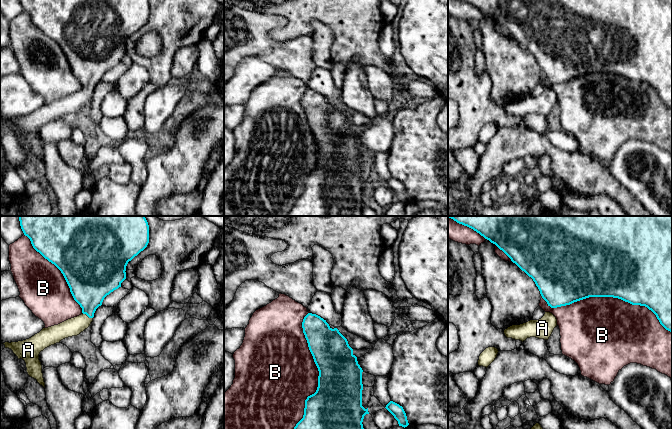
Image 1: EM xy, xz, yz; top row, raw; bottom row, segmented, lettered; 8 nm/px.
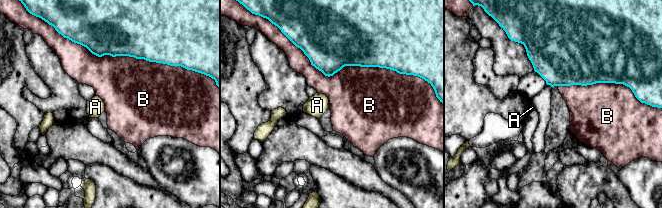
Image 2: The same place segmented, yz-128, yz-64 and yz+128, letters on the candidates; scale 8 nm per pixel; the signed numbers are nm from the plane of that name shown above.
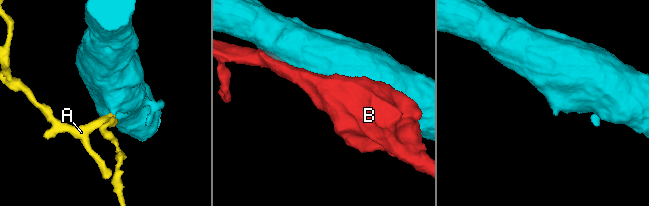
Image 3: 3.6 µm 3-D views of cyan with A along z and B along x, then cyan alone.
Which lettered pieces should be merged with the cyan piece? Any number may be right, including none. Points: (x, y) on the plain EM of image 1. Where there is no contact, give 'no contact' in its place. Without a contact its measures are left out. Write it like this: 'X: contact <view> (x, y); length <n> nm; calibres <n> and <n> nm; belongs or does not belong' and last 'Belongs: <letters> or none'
A: contact xy (87, 91); length 100 nm; calibres 320 and 140 nm; belongs
B: contact yz (608, 72); length 1100 nm; calibres 500 and 500 nm; does not belong
Belongs: A

